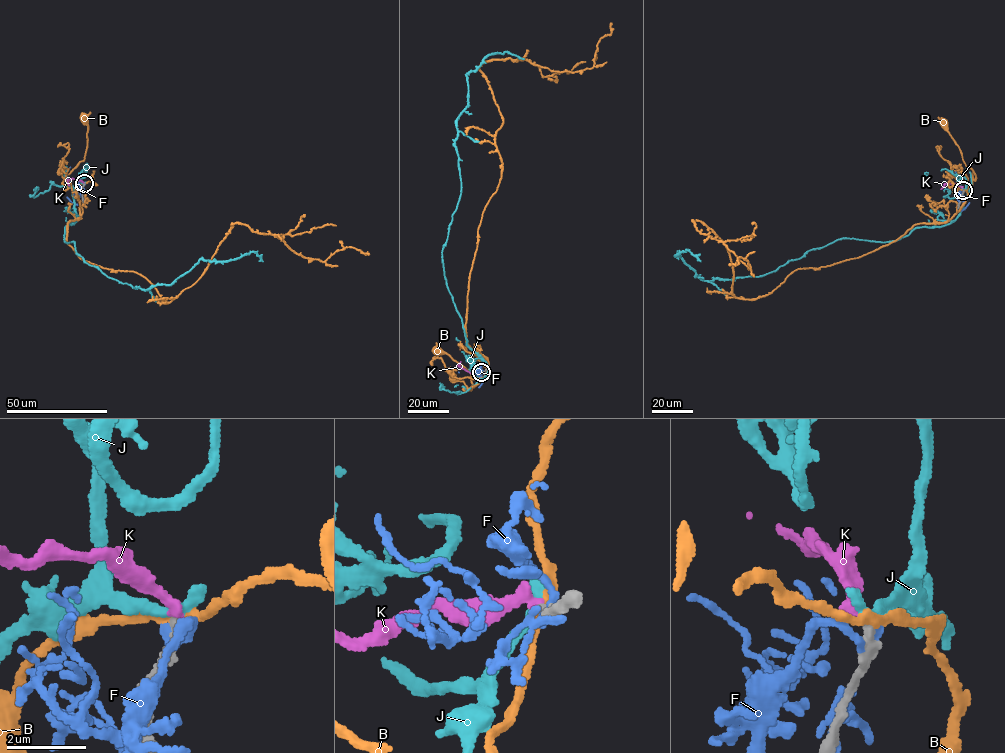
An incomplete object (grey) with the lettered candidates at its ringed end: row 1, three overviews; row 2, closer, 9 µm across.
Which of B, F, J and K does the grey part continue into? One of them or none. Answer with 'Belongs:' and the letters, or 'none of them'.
Belongs: K

